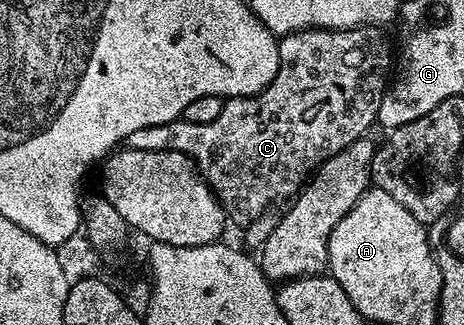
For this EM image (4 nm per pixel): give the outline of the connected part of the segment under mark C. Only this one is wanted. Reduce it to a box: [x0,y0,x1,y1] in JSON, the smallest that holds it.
[126,26,394,226]

